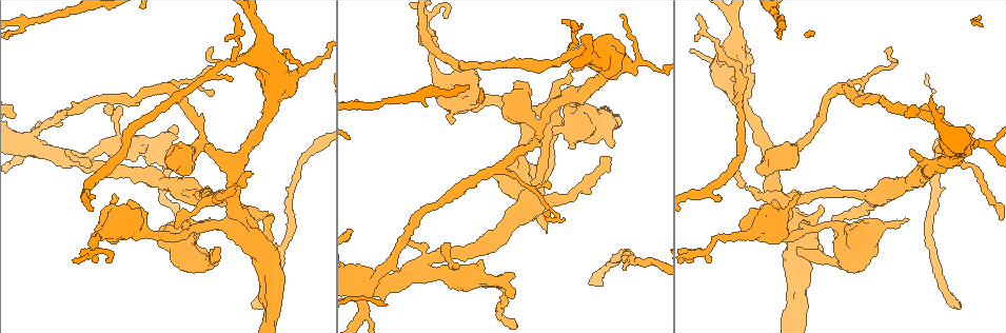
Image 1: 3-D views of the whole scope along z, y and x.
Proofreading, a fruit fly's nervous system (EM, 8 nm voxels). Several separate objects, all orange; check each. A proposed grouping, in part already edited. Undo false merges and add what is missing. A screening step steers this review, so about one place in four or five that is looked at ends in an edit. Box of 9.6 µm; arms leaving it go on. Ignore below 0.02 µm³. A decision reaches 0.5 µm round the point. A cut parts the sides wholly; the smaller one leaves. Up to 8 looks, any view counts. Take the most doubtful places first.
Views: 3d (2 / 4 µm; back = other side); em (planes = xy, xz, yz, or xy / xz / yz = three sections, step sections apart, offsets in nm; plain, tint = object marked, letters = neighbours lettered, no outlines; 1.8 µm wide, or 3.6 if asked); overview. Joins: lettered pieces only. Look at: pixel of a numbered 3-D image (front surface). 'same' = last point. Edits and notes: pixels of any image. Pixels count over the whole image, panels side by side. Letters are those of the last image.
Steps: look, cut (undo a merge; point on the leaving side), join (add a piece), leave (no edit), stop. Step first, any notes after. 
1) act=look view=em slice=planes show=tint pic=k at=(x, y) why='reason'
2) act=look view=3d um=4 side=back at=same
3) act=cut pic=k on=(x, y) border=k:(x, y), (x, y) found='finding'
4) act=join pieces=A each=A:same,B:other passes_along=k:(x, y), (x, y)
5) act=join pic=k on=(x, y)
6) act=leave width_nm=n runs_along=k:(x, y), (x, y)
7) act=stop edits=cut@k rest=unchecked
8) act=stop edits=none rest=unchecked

act=look view=3d um=4 pic=1 at=(589, 284) why='free end'

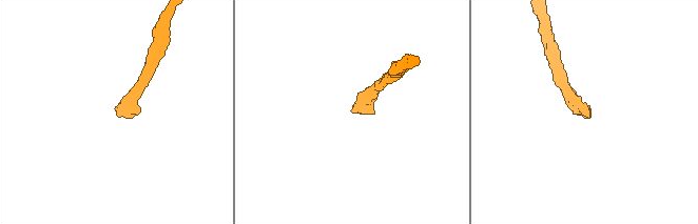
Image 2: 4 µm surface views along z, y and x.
act=look view=em slice=planes show=letters pic=2 at=(586, 113)

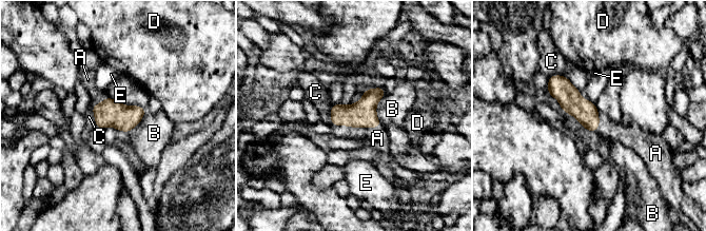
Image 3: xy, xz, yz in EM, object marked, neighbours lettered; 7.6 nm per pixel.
act=join pieces=A each=A:same,B:other,C:other,D:other,E:other passes_along=3:(363, 114), (356, 127), (377, 138) found='it goes on there'

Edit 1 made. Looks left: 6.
act=look view=em slice=planes show=plain pic=1 at=(86, 155) why='sudden change in width'

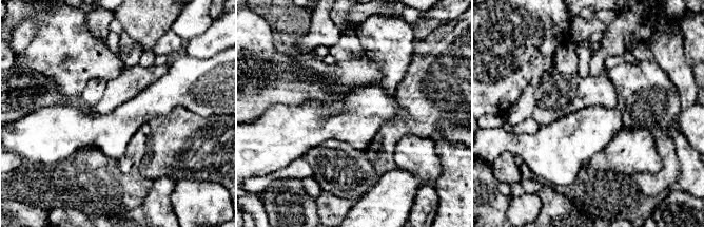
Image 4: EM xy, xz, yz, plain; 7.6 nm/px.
act=look view=em slice=planes show=letters at=same why='see the neighbours'

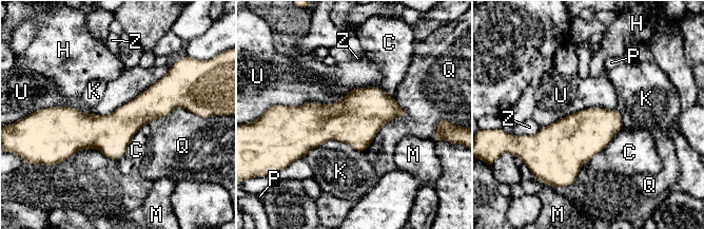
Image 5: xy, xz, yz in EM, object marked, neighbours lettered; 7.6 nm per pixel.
act=leave each=C:other,H:other,K:other,M:other,P:other,Q:other,U:other,Z:other border=5:(169, 68), (104, 115), (45, 108) found='one neuron here'

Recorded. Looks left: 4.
act=look view=3d um=4 side=back pic=1 at=(506, 296) why='thick turns thin'

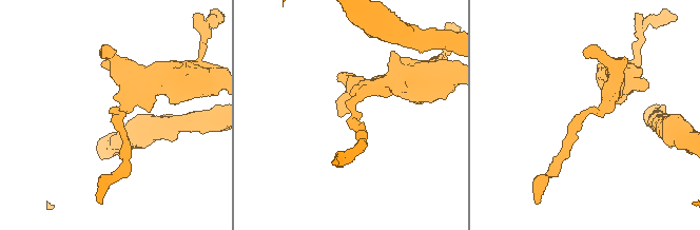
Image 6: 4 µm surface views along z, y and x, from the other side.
act=look view=em slice=xz step=4 show=tint pic=6 at=(589, 112) why='shape alone is not enough'

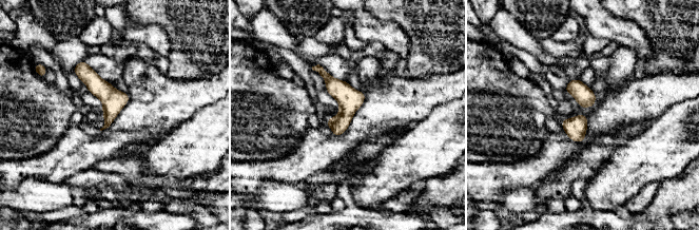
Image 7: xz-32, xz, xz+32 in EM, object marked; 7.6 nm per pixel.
act=look view=em slice=planes show=letters at=same why='another direction'

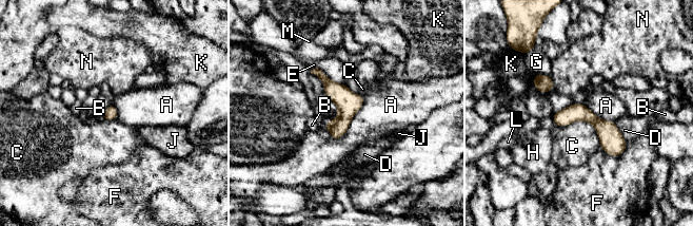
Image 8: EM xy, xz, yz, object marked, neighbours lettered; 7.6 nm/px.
act=leave each=A:other,B:other,C:other,D:other,E:other,F:other,G:other,H:other,J:other,K:other,L:other,M:other,N:other runs_along=8:(555, 115), (588, 115), (621, 149) found='all the same neuron'

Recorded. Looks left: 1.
act=stop edits=join@3 rest=unchecked

